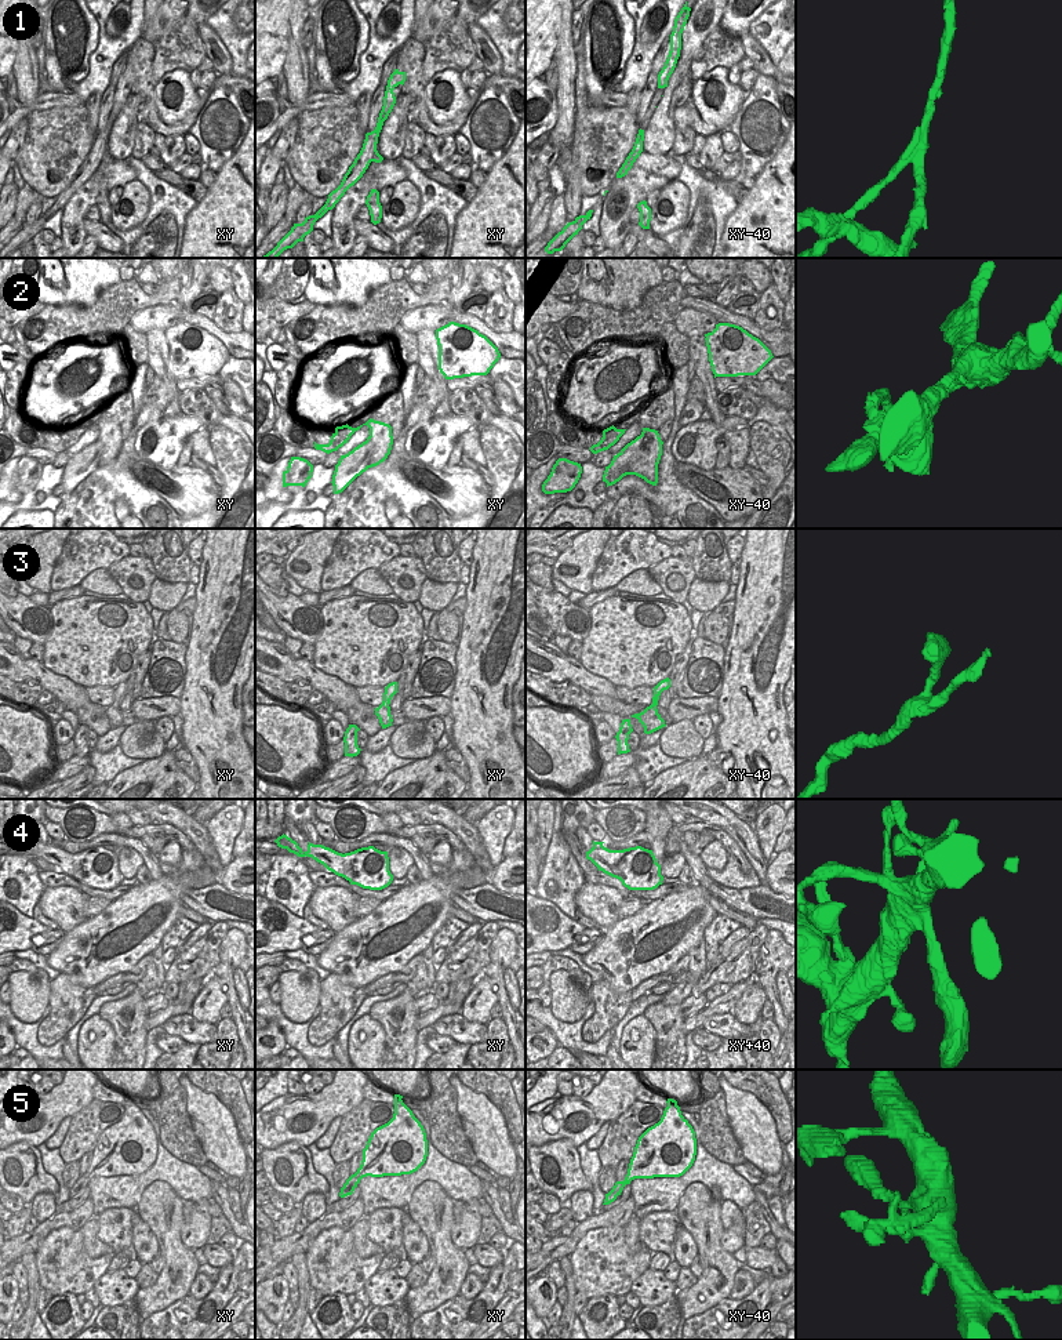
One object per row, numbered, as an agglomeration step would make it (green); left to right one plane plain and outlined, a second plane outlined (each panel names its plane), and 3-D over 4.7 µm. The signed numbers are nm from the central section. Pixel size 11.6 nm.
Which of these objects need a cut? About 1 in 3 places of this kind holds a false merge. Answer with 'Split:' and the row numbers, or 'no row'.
Split: 1, 2, 4

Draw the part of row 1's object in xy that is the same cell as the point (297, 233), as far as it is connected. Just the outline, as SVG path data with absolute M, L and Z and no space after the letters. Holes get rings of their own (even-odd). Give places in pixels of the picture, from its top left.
M367 132L360 153L349 167L341 185L328 195L325 204L314 215L306 217L302 224L294 224L291 230L277 243L277 246L262 258L277 258L284 250L292 248L298 242L303 242L303 237L313 230L314 222L328 210L332 210L345 192L363 177L372 161L375 152L377 148L372 146L372 132Z

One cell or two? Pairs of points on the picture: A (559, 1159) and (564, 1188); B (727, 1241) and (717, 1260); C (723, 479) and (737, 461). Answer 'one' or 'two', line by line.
A: one
B: two
C: two

